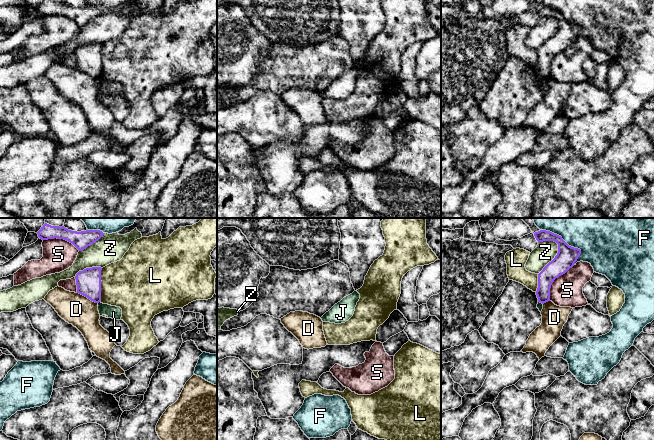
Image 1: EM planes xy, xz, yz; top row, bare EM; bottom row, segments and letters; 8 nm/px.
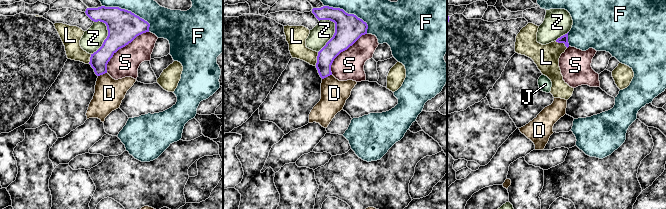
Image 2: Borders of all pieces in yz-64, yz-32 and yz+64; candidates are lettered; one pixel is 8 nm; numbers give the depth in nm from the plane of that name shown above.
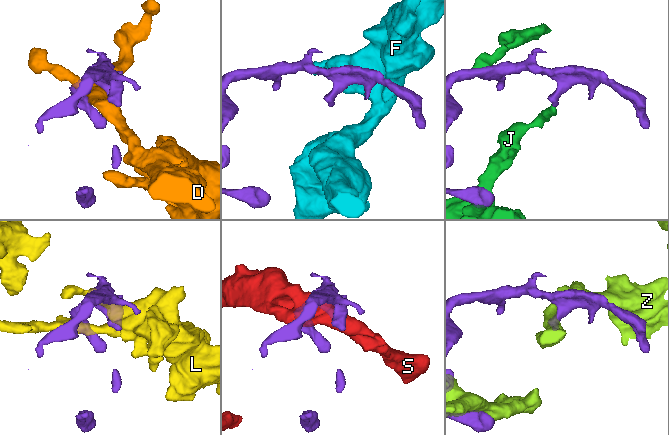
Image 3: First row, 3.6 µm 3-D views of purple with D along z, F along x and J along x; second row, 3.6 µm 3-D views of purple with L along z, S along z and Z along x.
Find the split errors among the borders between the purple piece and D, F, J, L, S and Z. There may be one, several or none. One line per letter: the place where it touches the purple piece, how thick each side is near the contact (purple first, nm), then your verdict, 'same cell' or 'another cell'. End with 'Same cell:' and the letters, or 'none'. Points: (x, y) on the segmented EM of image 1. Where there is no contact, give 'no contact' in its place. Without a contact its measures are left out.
D: contact xy (87, 297); calibres 200 and 260 nm; another cell
F: contact yz (566, 243); calibres 160 and 480 nm; another cell
J: contact yz (540, 302); calibres 140 and 50 nm; another cell
L: contact xy (100, 285); calibres 200 and 420 nm; another cell
S: contact yz (554, 279); calibres 160 and 260 nm; another cell
Z: contact yz (555, 257); calibres 160 and 170 nm; another cell
Same cell: none

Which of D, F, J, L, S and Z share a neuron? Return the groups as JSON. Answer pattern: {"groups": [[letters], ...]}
{"groups": [["D"], ["F"], ["J"], ["L"], ["S"], ["Z"]]}

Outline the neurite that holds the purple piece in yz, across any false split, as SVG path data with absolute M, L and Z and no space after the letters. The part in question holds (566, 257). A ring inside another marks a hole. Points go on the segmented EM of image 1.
M540 230L534 233L536 240L554 241L558 244L558 253L538 274L538 288L536 295L538 302L544 304L550 301L550 288L556 278L572 268L581 254L581 250L569 246L561 236L550 231Z

